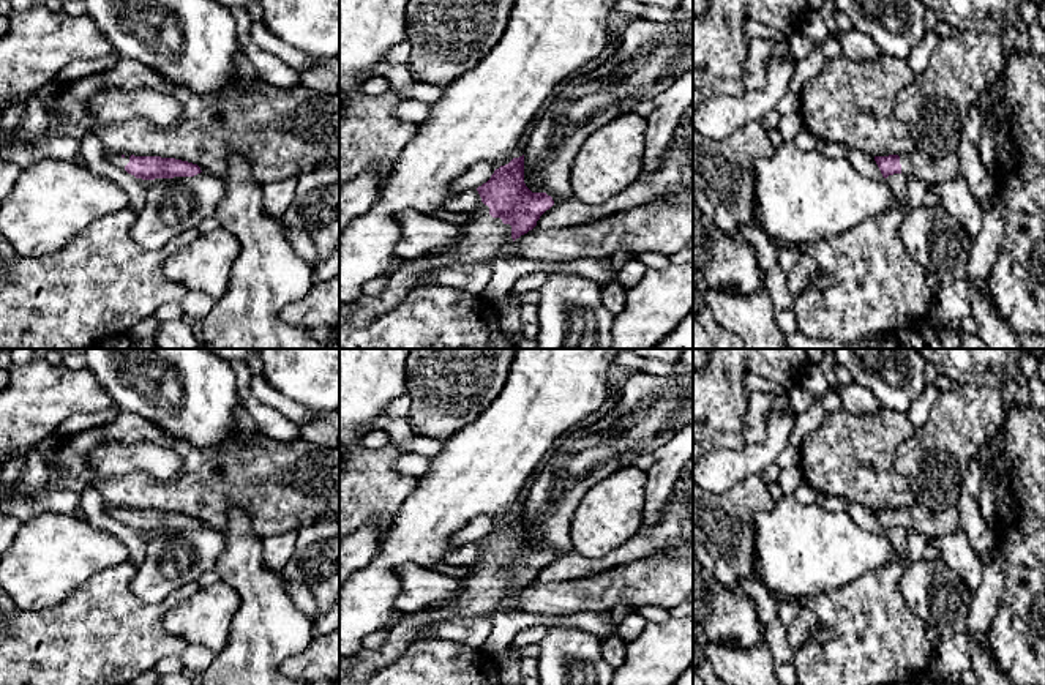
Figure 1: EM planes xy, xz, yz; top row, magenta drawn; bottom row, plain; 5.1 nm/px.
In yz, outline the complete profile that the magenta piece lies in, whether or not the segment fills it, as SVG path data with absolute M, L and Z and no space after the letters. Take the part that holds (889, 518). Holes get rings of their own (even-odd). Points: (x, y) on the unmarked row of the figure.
M914 503L908 508L875 510L884 532L893 527L919 532L928 538L955 533L960 529L960 511L957 507L933 511L925 505Z

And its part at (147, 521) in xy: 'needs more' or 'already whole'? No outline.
needs more

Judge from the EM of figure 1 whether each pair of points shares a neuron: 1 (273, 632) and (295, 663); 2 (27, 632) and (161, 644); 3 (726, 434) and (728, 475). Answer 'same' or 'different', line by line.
1: different
2: same
3: different

